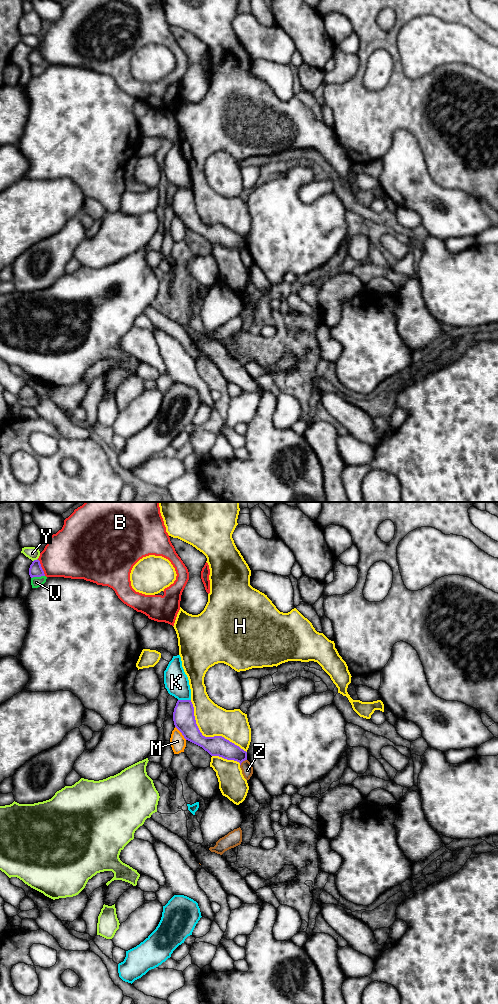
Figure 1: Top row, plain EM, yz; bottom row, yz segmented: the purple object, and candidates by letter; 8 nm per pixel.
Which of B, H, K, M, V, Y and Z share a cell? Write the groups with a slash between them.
B / H / K / M / V / Y / Z

